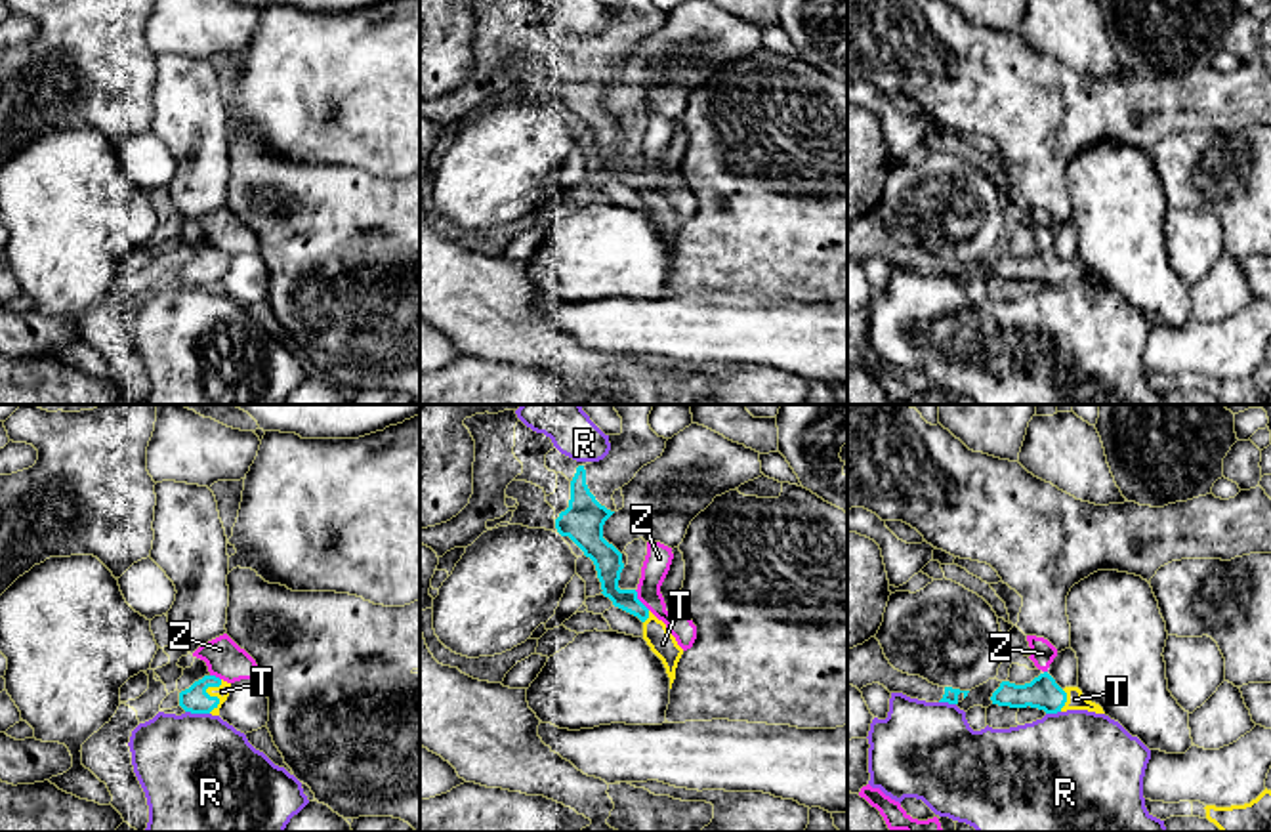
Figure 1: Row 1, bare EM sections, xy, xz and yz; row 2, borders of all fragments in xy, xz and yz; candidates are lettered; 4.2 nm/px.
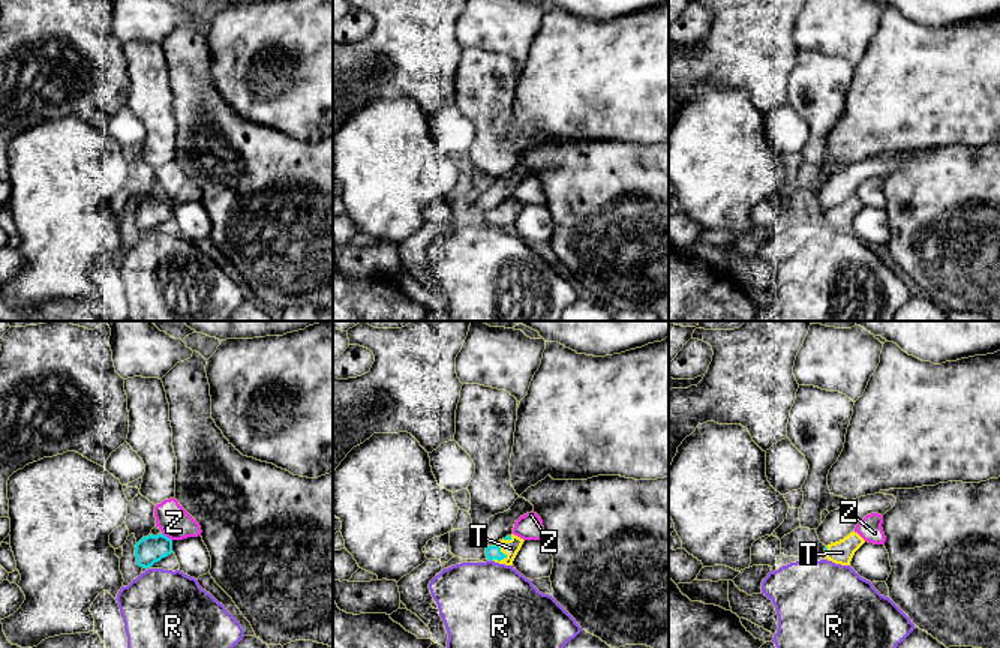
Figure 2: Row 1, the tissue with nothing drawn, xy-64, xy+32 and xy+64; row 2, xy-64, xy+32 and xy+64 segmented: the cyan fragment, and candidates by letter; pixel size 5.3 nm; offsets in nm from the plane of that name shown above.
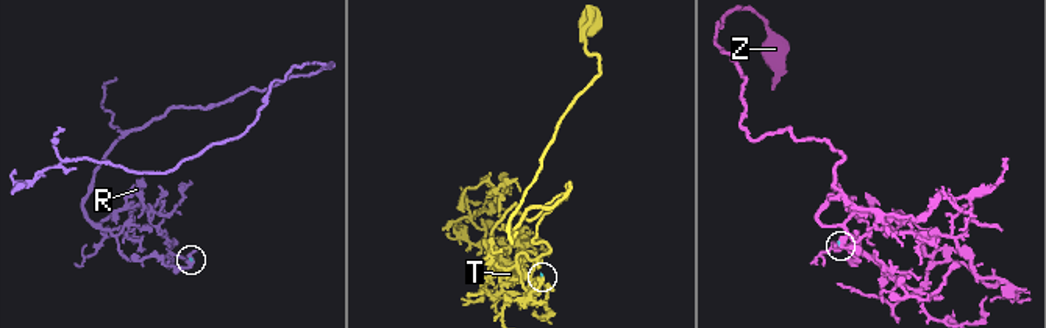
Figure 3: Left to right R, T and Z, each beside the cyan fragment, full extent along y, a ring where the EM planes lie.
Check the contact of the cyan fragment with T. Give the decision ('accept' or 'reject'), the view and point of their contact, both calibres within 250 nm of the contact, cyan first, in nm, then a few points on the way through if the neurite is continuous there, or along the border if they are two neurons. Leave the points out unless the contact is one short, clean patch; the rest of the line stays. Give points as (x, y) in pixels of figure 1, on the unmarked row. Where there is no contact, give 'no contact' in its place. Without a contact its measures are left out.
accept; contact xy (208, 268); calibres 120 and 60 nm; way xy (195, 271), (208, 268), (222, 264)

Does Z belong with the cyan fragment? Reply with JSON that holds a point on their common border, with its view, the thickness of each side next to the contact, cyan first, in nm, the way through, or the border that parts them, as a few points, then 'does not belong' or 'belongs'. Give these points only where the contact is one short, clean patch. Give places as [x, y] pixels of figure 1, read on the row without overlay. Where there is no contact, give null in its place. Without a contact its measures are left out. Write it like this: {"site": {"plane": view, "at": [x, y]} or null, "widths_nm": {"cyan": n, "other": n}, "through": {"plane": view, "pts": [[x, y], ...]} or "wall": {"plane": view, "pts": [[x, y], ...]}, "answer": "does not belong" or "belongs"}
{"site": {"plane": "xz", "at": [638, 172]}, "widths_nm": {"cyan": 120, "other": 110}, "wall": {"plane": "xz", "pts": [[634, 163], [649, 182]]}, "answer": "does not belong"}

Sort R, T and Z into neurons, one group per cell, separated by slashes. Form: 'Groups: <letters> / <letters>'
Groups: R / T / Z

